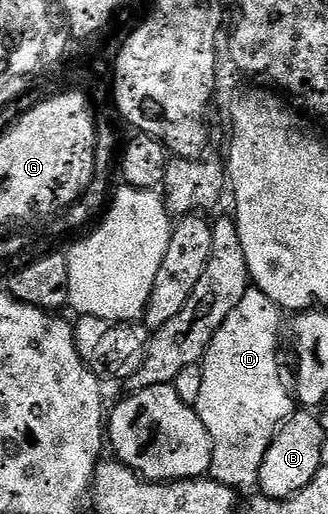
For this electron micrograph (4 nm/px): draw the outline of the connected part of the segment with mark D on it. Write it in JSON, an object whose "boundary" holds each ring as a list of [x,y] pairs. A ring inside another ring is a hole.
{"boundary":[[[251,288],[244,294],[243,299],[240,300],[234,312],[231,312],[227,320],[225,320],[223,325],[220,326],[220,331],[212,338],[212,344],[209,345],[208,352],[205,354],[203,359],[203,389],[199,394],[199,400],[195,402],[193,406],[197,411],[197,414],[201,416],[202,420],[204,420],[204,424],[208,427],[210,433],[213,433],[214,435],[213,468],[211,471],[212,477],[216,478],[217,481],[227,483],[228,486],[234,488],[242,488],[241,486],[251,485],[254,487],[258,483],[264,456],[266,456],[270,444],[281,427],[292,418],[297,410],[296,399],[294,398],[290,387],[288,390],[283,374],[279,368],[278,352],[279,336],[281,334],[281,317],[283,317],[283,312],[280,307],[275,305],[274,302],[262,292],[262,290]]]}

